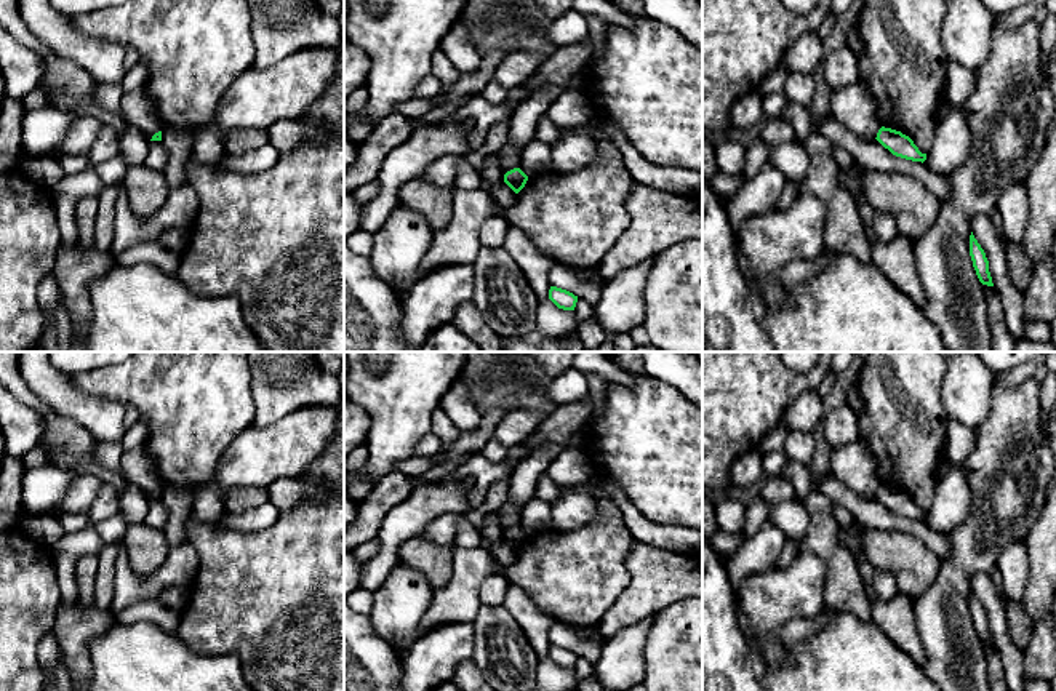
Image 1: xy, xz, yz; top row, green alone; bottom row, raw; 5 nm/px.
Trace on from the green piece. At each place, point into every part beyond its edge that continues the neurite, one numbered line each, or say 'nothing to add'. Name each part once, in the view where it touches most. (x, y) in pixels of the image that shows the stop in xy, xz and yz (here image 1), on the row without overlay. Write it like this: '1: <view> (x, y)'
nothing to add

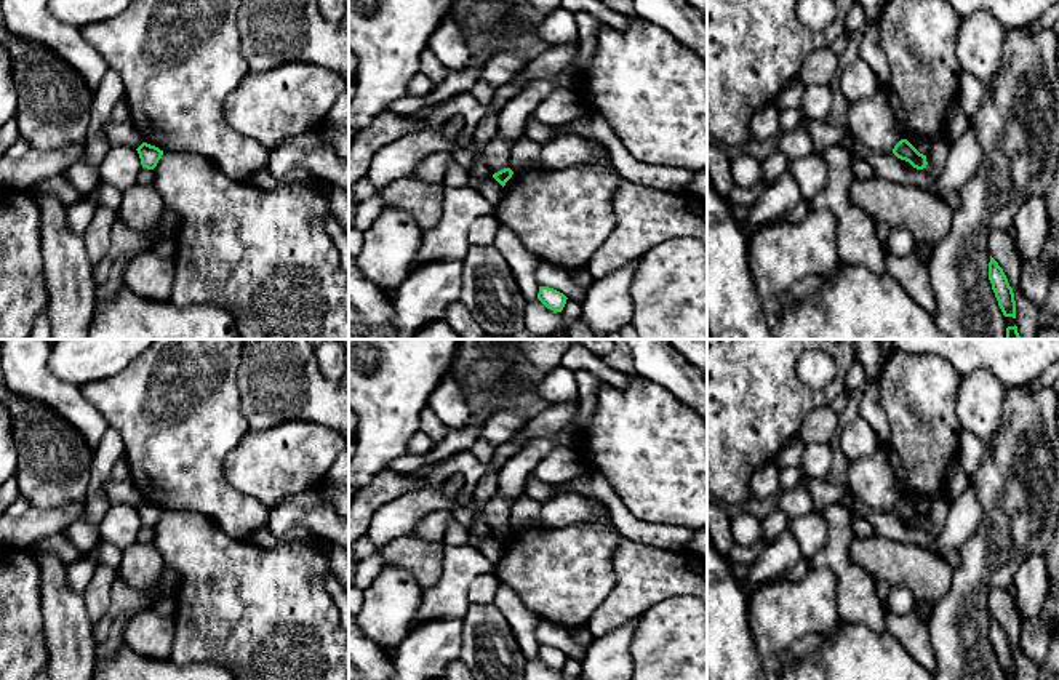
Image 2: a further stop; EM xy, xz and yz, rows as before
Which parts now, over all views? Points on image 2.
nothing to add

